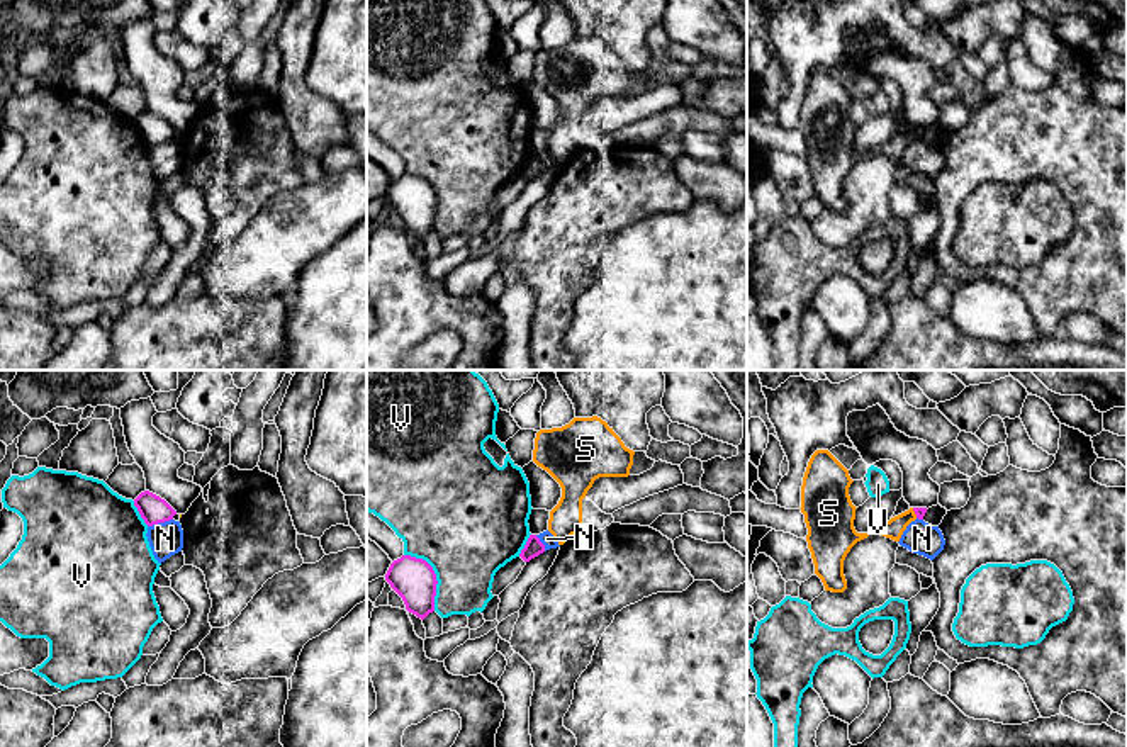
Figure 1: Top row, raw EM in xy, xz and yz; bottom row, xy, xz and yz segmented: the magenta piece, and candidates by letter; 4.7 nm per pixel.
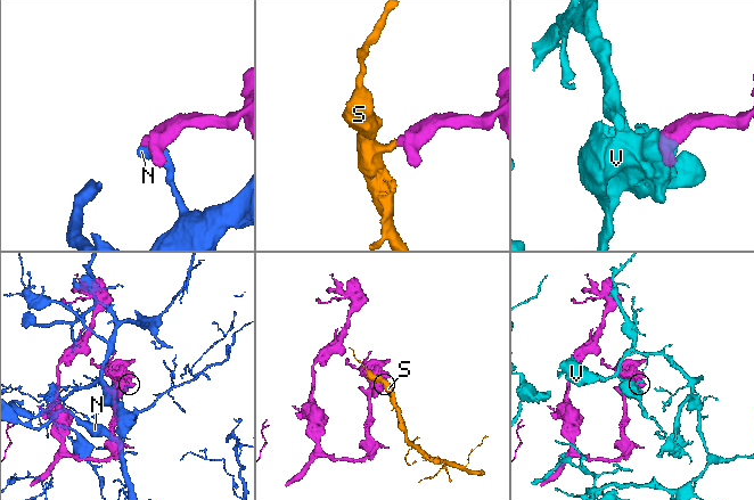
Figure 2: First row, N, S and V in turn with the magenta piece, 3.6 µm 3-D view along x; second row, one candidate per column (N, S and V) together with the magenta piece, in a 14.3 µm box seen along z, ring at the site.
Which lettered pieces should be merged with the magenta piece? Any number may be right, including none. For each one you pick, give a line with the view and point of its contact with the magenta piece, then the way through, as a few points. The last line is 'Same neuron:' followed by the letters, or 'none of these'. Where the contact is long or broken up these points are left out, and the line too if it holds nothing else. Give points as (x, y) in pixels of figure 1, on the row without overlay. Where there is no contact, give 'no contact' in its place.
Same neuron: none of these

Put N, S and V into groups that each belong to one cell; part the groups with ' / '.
N / S / V

